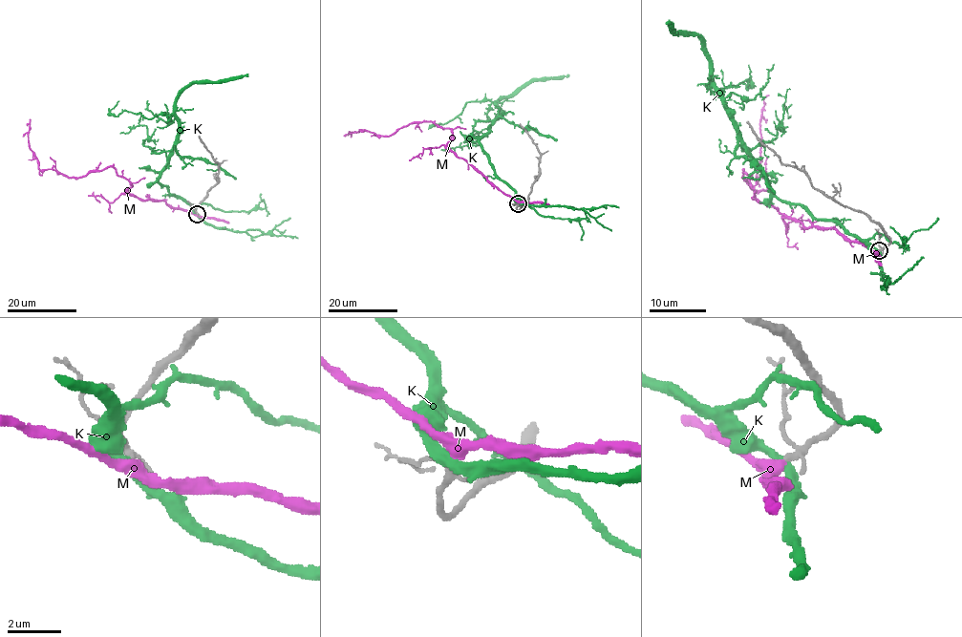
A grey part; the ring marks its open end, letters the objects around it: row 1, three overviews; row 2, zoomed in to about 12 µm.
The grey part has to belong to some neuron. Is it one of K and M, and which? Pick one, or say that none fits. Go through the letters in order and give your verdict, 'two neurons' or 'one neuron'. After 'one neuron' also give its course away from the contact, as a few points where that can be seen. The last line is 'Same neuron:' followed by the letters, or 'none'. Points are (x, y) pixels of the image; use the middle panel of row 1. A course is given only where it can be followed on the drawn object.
K: two neurons
M: one neuron | via (518, 204), (447, 146), (450, 129), (432, 121), (411, 122), (391, 135), (359, 130), (349, 131), (352, 137)
Same neuron: M

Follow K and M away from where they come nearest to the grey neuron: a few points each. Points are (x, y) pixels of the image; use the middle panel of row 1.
K: (517, 204), (516, 193), (496, 174), (479, 141), (499, 115), (497, 102), (517, 93), (533, 81), (568, 75)
M: (518, 204), (447, 146), (450, 129), (432, 121), (411, 122), (391, 135), (359, 130), (349, 131), (352, 137)

